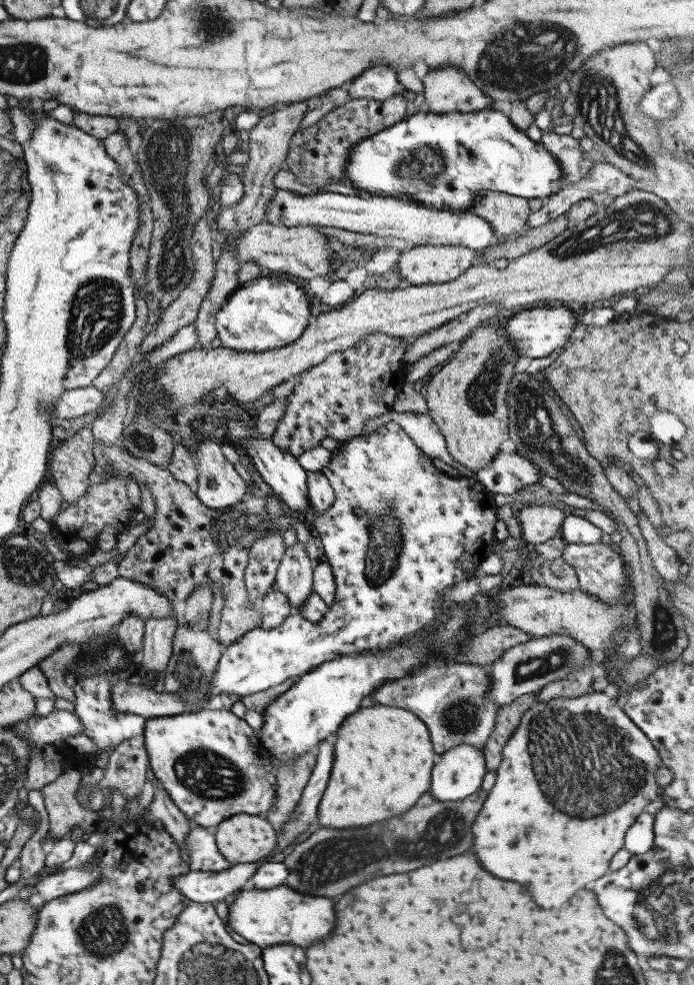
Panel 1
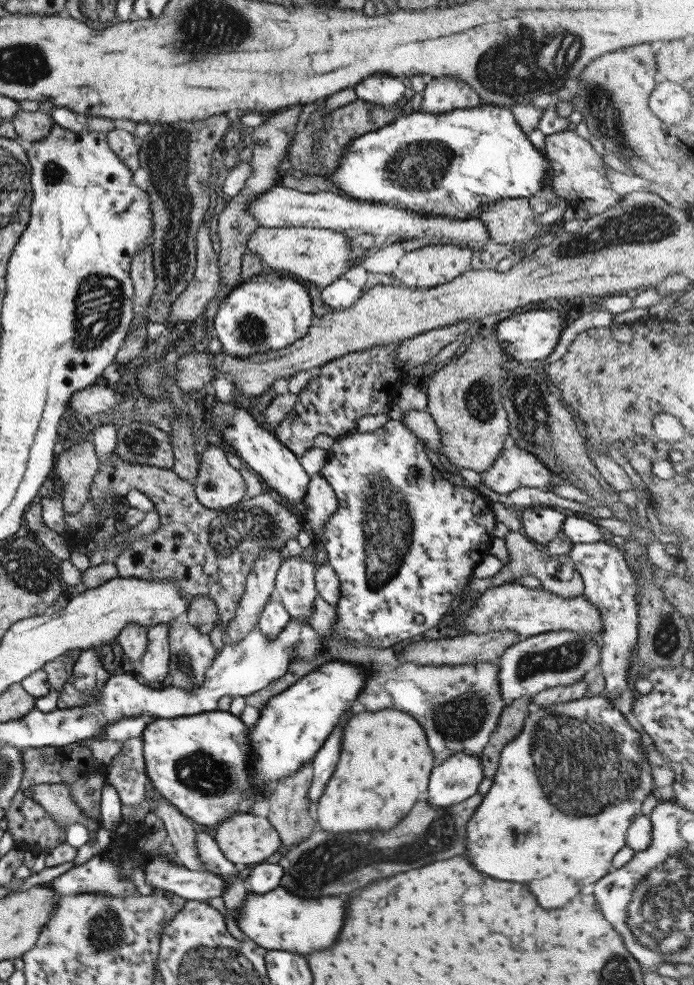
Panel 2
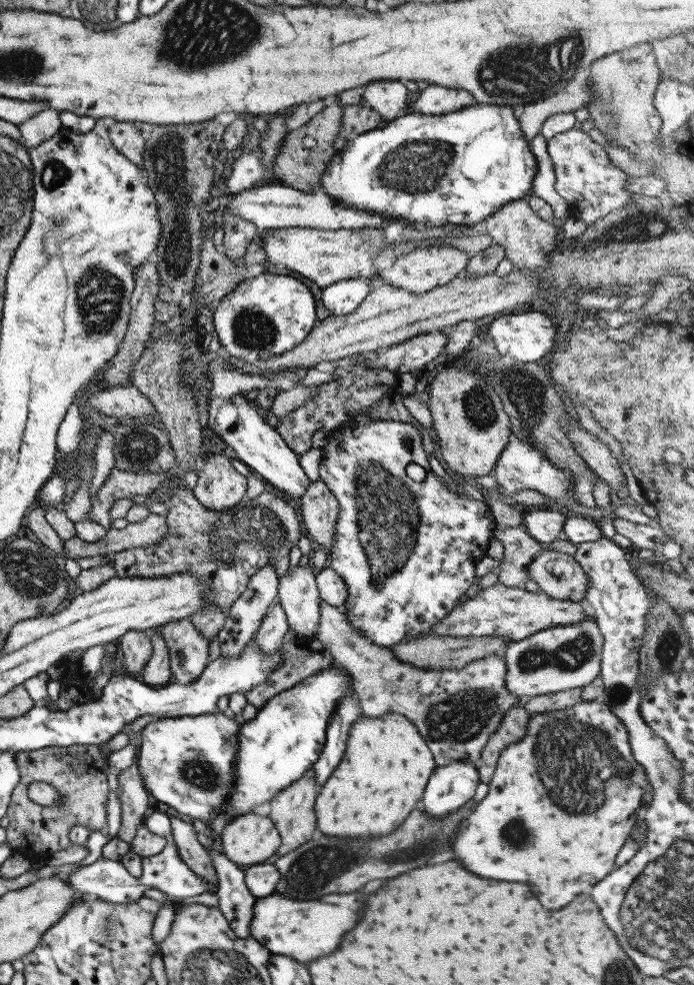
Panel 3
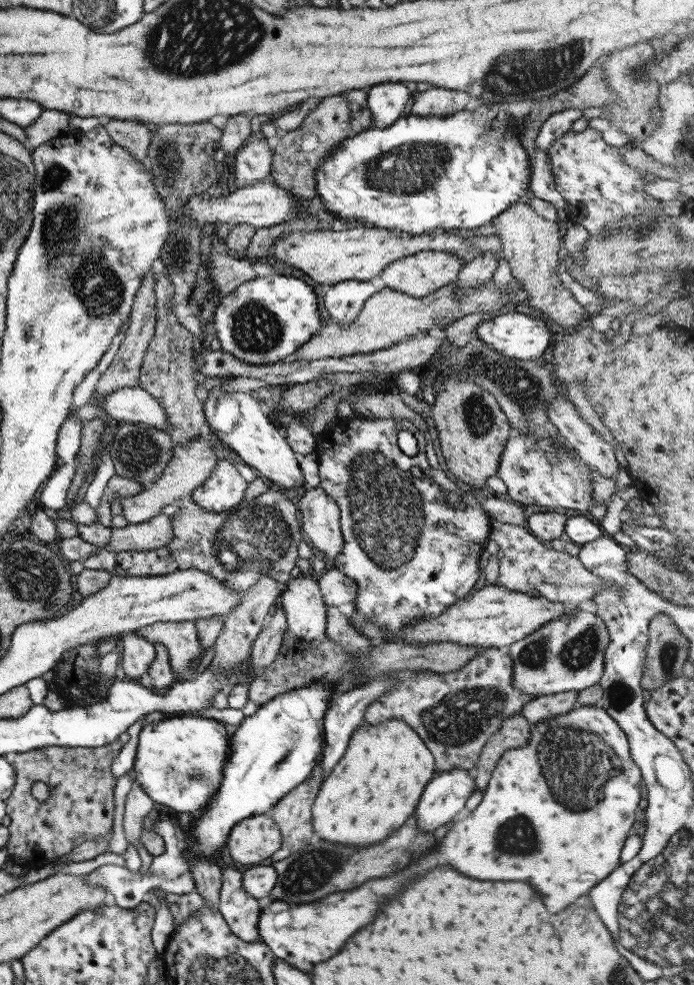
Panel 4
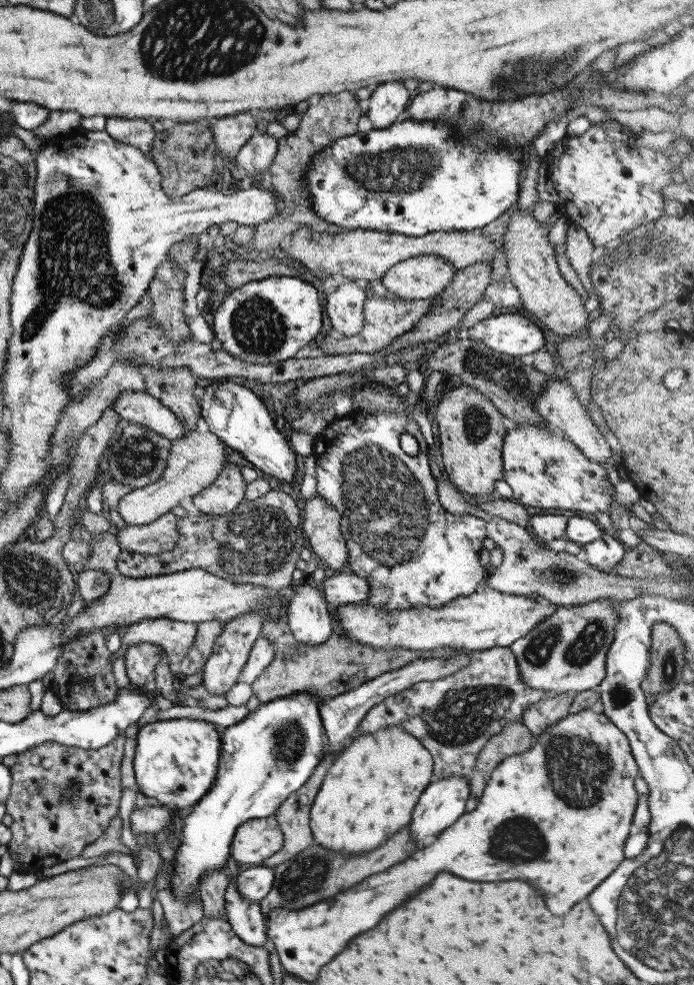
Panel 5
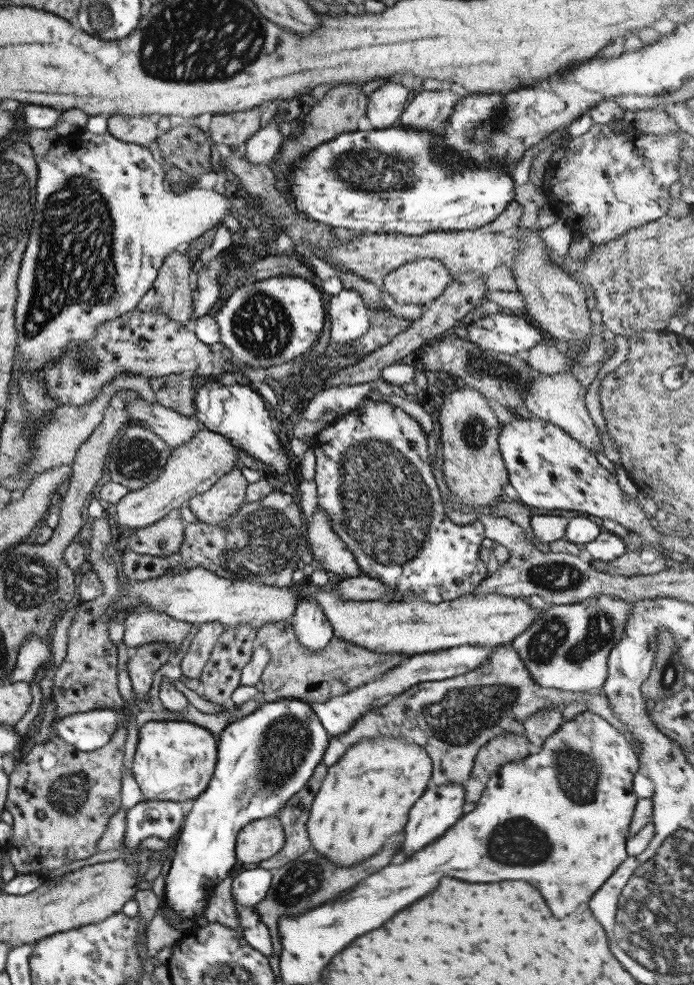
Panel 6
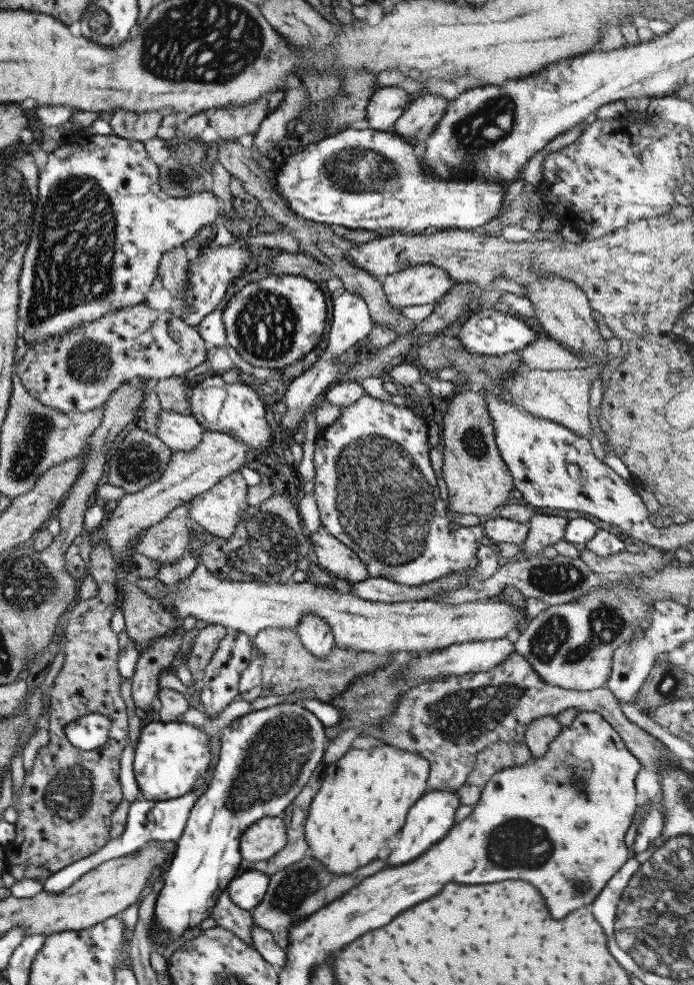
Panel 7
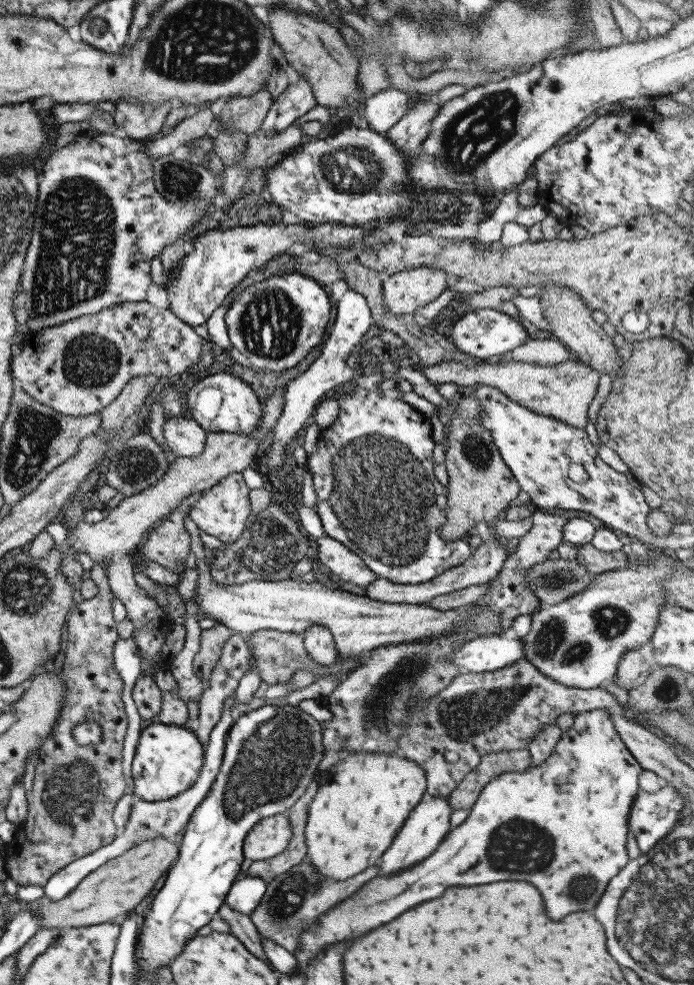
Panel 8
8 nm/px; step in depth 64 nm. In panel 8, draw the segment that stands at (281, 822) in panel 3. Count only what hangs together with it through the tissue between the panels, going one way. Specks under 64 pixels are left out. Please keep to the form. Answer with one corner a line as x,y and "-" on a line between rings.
318,776
310,781
304,794
284,813
290,821
292,836
283,853
274,858
253,861
249,867
248,875
263,878
270,882
273,878
290,870
307,858
307,844
305,843
305,826
307,824
308,809
320,785

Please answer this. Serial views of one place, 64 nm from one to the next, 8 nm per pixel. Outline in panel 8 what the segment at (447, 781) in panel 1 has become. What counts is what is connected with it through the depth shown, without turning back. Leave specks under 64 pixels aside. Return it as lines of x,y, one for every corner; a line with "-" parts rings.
436,795
428,802
420,801
411,811
410,816
394,837
390,848
387,848
385,854
381,856
382,864
379,862
378,865
384,876
406,870
428,858
450,830
450,816
453,808
449,803
449,796

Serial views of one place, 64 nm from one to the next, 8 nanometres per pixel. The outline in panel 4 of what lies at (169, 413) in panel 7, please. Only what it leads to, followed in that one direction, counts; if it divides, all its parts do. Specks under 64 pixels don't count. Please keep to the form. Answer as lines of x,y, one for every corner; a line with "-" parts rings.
140,386
124,387
106,395
101,410
115,421
144,423
169,434
166,411

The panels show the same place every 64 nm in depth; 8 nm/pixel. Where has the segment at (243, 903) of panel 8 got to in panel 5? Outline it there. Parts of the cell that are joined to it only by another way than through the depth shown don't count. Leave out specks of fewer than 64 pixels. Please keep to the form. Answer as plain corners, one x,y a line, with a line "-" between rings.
260,865
245,869
237,875
237,887
245,899
260,902
272,888
275,870

